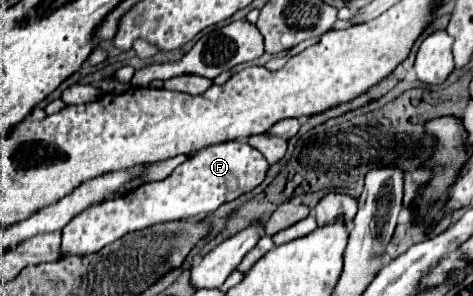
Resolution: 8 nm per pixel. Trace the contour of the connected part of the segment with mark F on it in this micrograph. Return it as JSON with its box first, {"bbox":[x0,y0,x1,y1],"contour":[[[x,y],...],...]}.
{"bbox":[62,141,268,257],"contour":[[[228,141],[198,151],[192,159],[178,165],[166,179],[142,183],[124,197],[116,197],[86,209],[76,215],[62,233],[62,257],[66,255],[88,255],[114,243],[126,233],[140,231],[158,223],[182,221],[190,217],[204,217],[218,209],[222,203],[234,201],[240,195],[252,191],[262,183],[268,171],[266,157],[248,141]]]}

